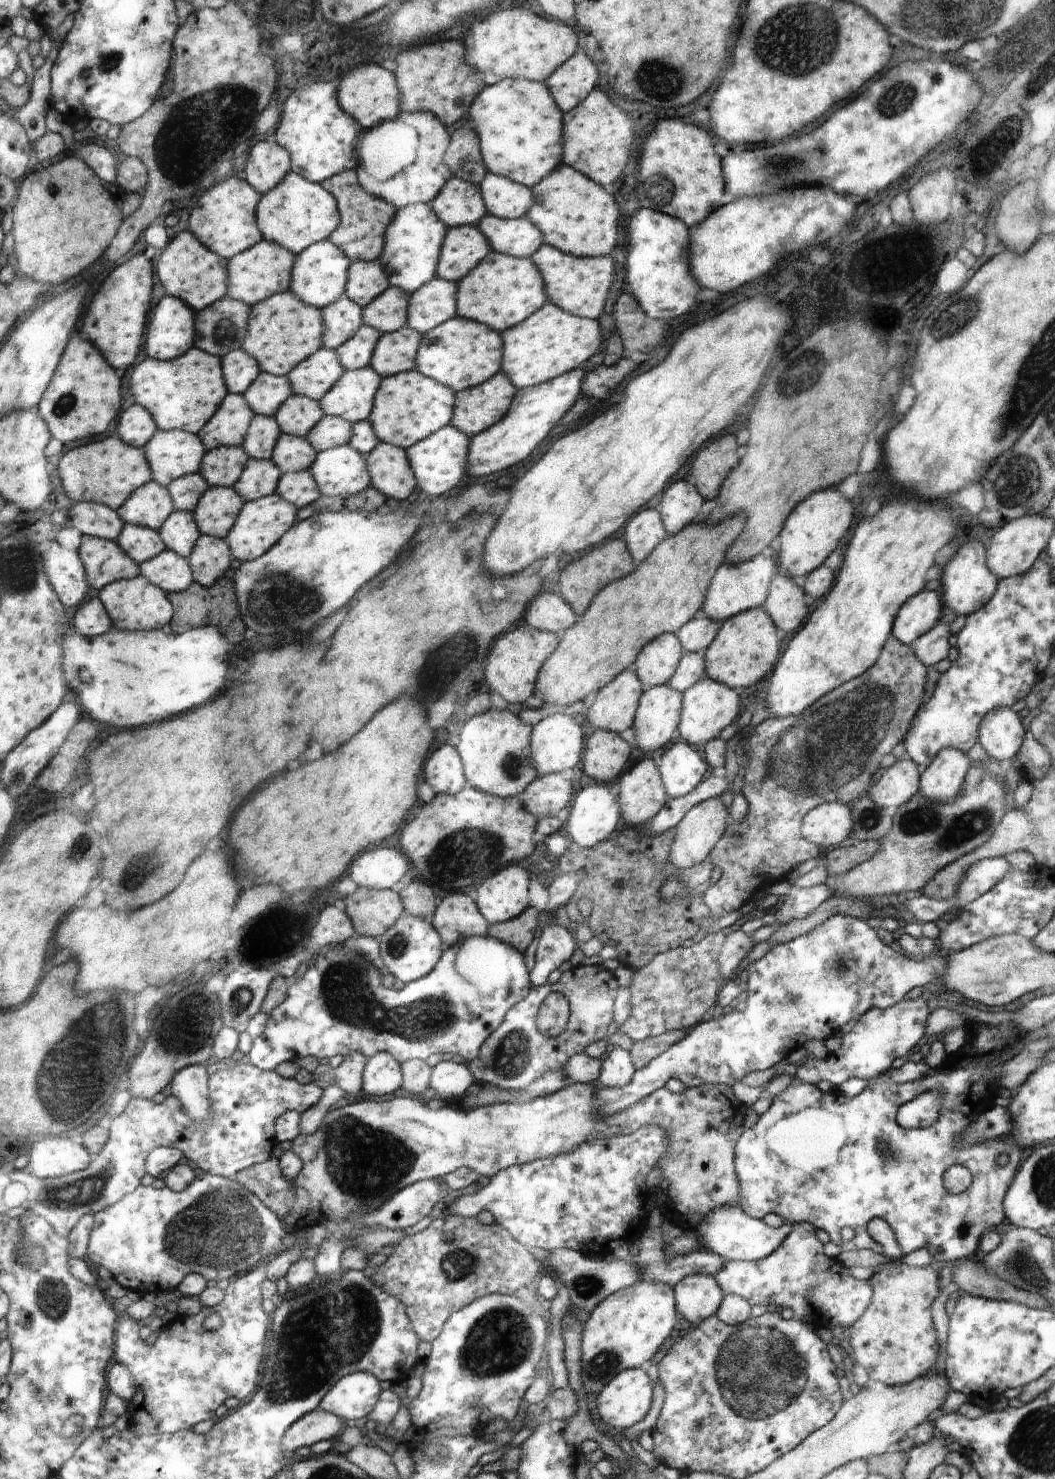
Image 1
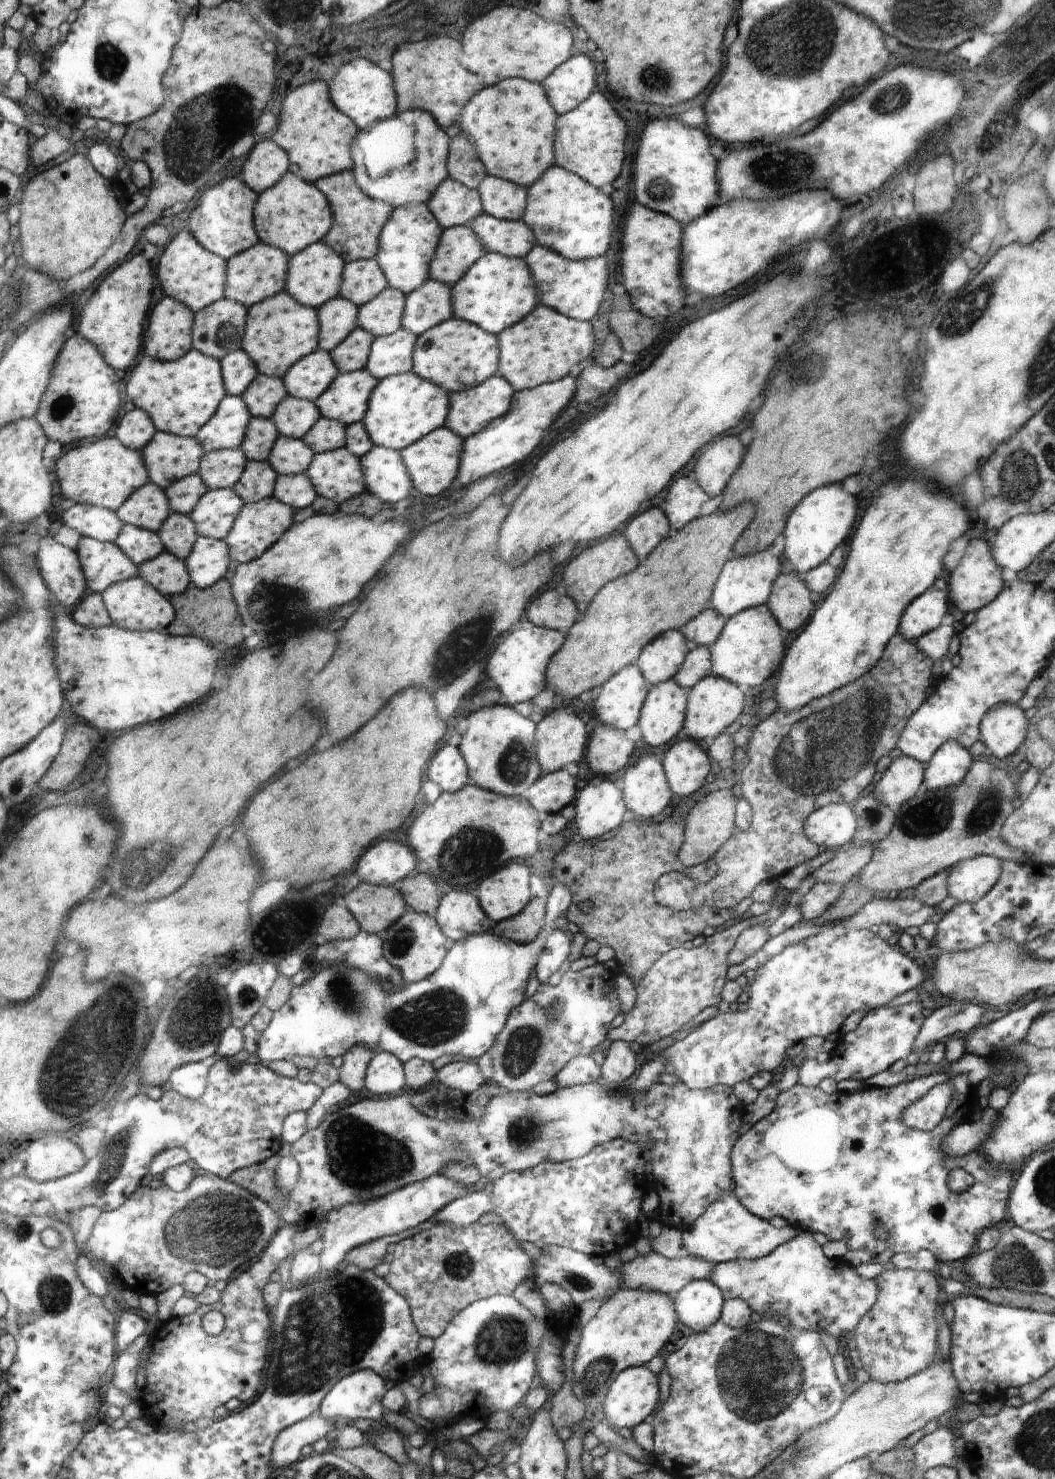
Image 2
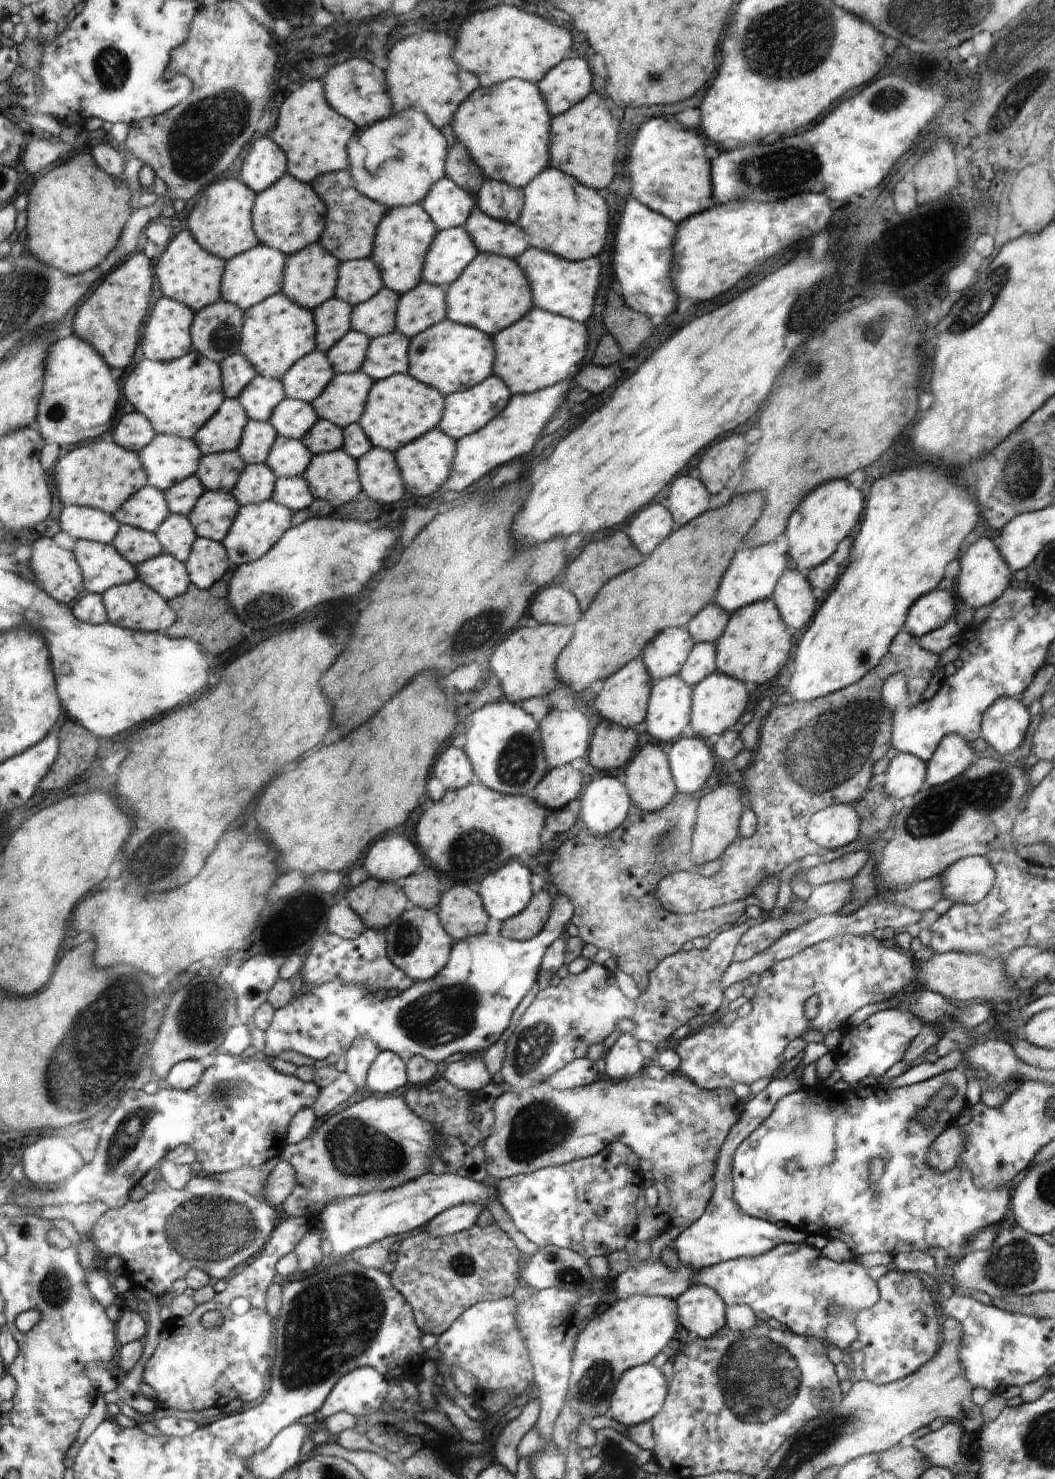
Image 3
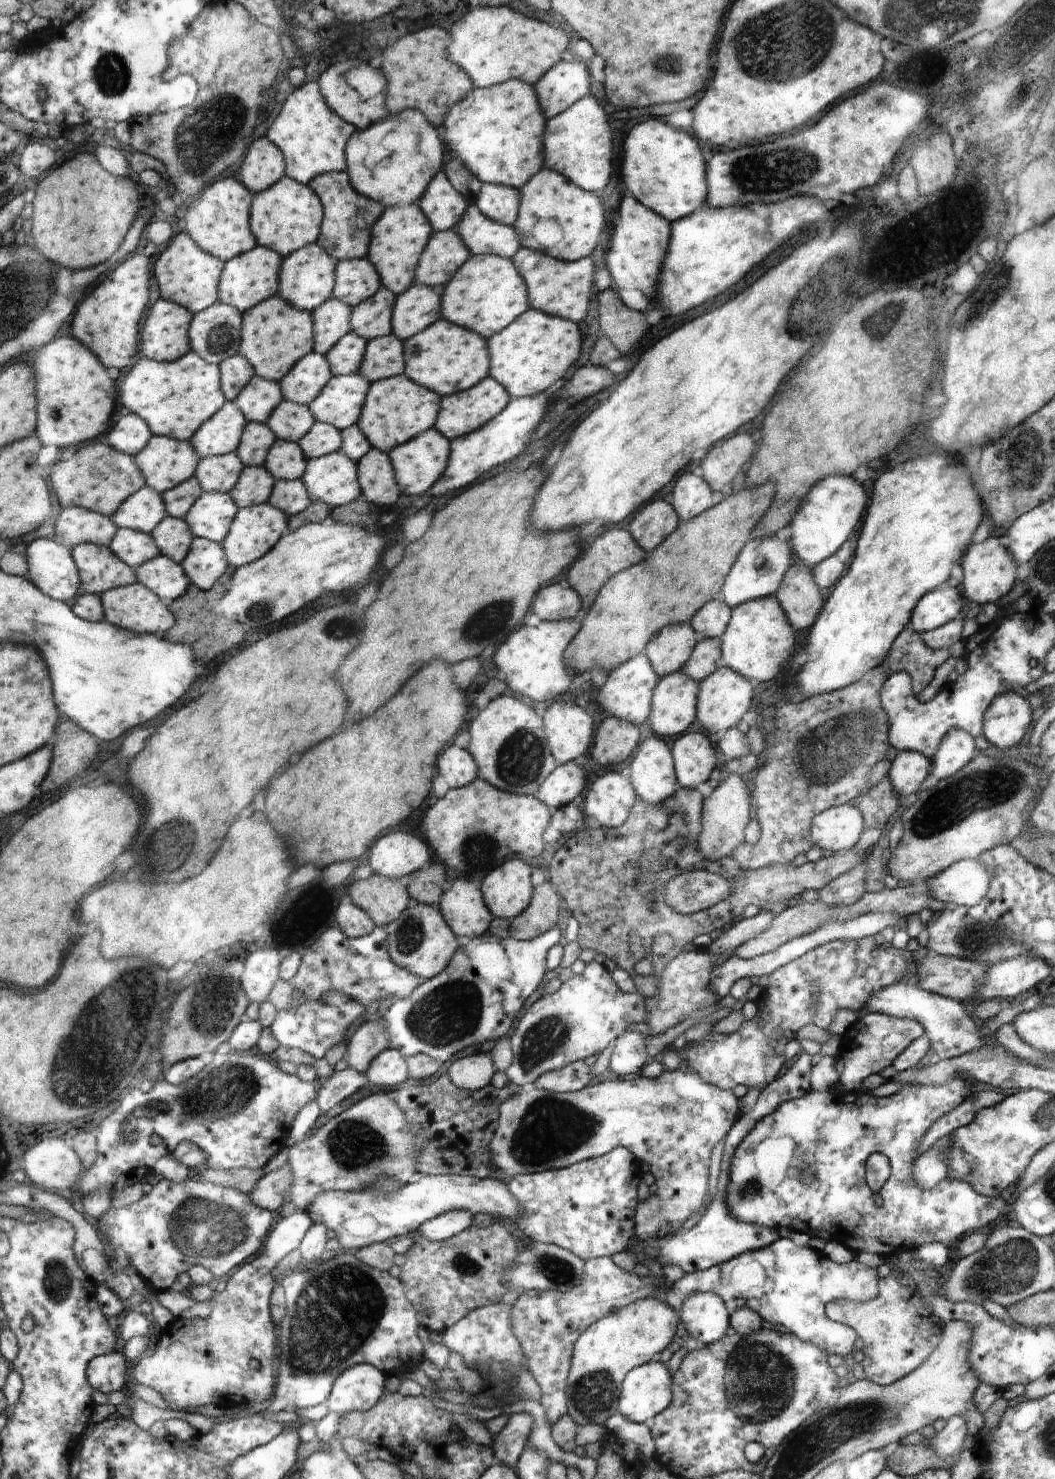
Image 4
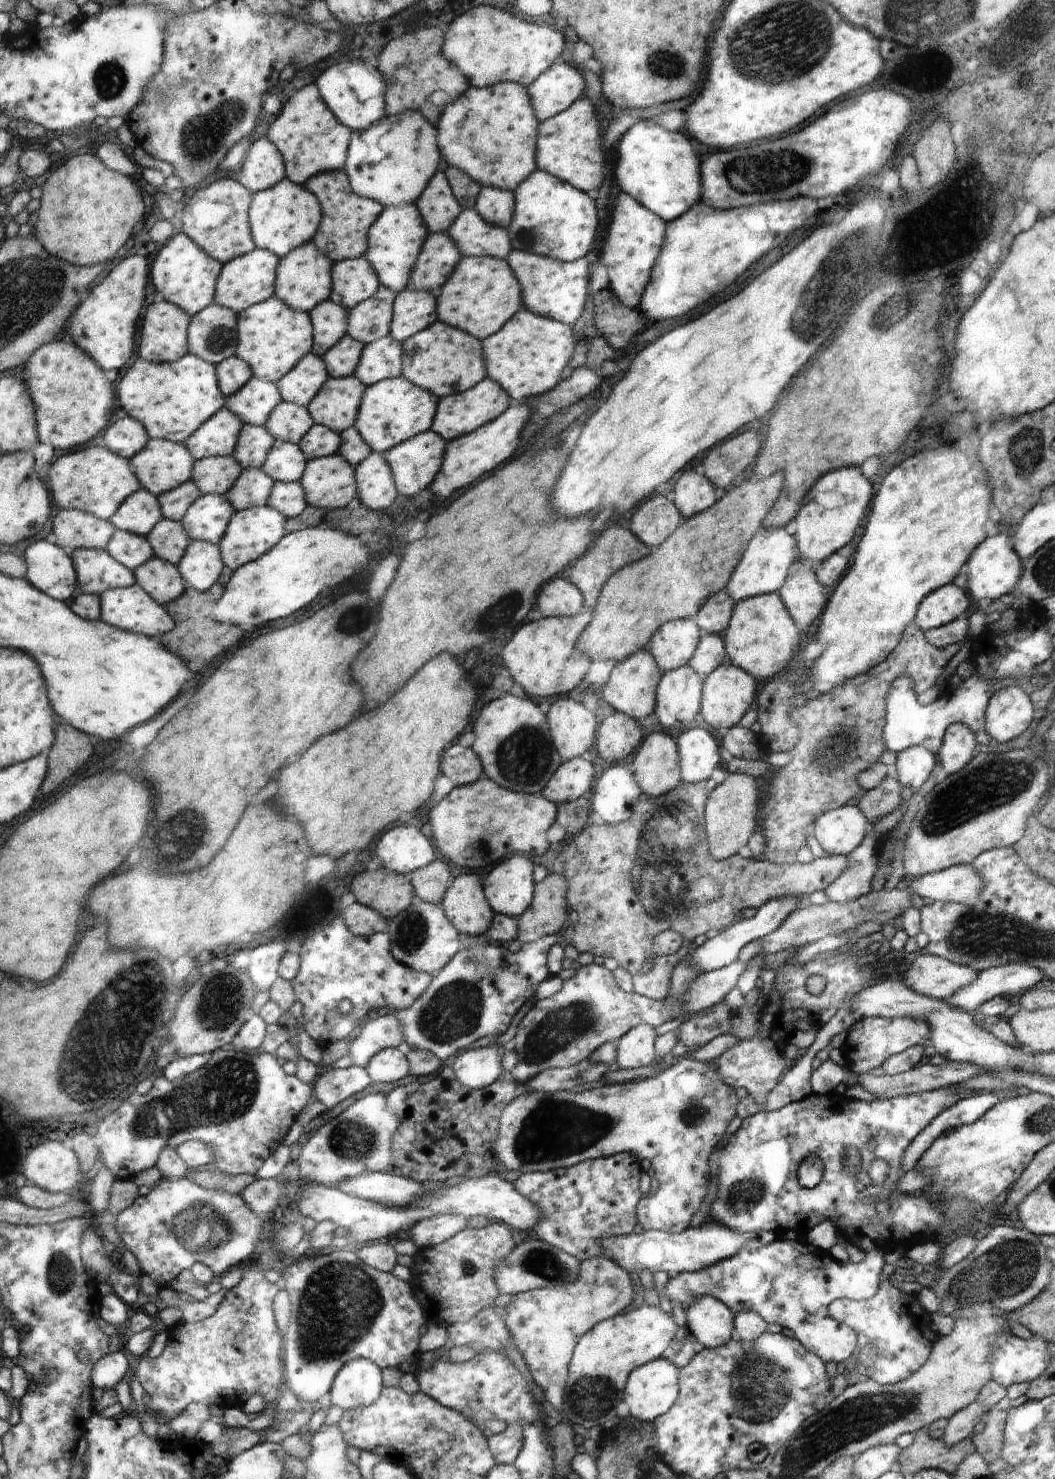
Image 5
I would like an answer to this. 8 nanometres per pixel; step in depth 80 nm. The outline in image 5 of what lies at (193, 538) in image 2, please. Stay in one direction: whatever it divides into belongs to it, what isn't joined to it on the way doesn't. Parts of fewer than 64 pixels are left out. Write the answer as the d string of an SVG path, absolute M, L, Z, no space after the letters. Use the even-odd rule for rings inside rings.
M165 518L149 536L157 557L180 565L192 544L192 538L183 521Z

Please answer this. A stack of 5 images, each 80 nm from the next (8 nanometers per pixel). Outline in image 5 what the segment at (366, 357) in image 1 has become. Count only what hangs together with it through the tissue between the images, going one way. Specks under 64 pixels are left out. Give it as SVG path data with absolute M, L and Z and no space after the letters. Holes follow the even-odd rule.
M346 334L322 357L325 365L328 366L329 377L341 378L355 375L364 352L365 345L356 337Z

